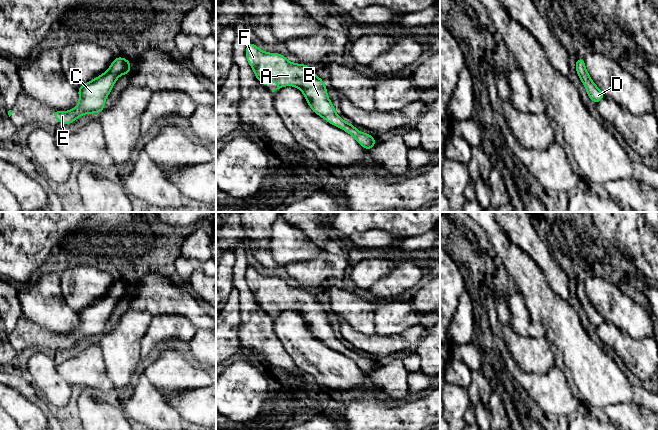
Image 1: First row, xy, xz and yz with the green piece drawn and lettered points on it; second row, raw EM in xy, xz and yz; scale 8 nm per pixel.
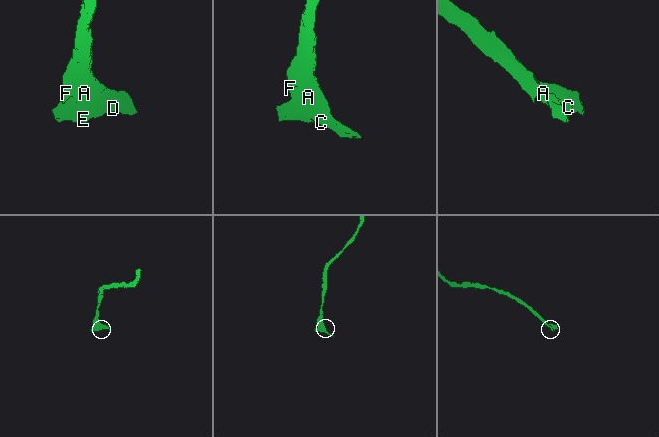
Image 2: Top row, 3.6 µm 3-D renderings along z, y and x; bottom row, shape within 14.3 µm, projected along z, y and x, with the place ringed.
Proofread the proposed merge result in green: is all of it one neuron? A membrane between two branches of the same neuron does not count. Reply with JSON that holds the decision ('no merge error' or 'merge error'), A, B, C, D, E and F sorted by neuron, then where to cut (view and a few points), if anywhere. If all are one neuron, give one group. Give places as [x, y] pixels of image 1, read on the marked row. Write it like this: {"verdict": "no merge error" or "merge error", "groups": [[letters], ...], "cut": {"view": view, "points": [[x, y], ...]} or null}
{"verdict": "no merge error", "groups": [["A", "B", "C", "D", "E", "F"]], "cut": null}

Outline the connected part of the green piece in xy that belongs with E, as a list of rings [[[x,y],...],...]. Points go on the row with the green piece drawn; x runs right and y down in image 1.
[[[117,56],[106,72],[77,88],[79,92],[79,104],[77,107],[64,112],[52,110],[53,117],[62,124],[71,124],[79,116],[87,113],[102,112],[105,100],[114,83],[120,75],[128,75],[130,70],[130,61]]]

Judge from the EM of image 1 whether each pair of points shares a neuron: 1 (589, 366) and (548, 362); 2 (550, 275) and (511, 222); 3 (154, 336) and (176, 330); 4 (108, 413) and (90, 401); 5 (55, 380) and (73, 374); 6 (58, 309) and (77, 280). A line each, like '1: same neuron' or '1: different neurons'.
1: different neurons
2: same neuron
3: same neuron
4: same neuron
5: different neurons
6: different neurons

